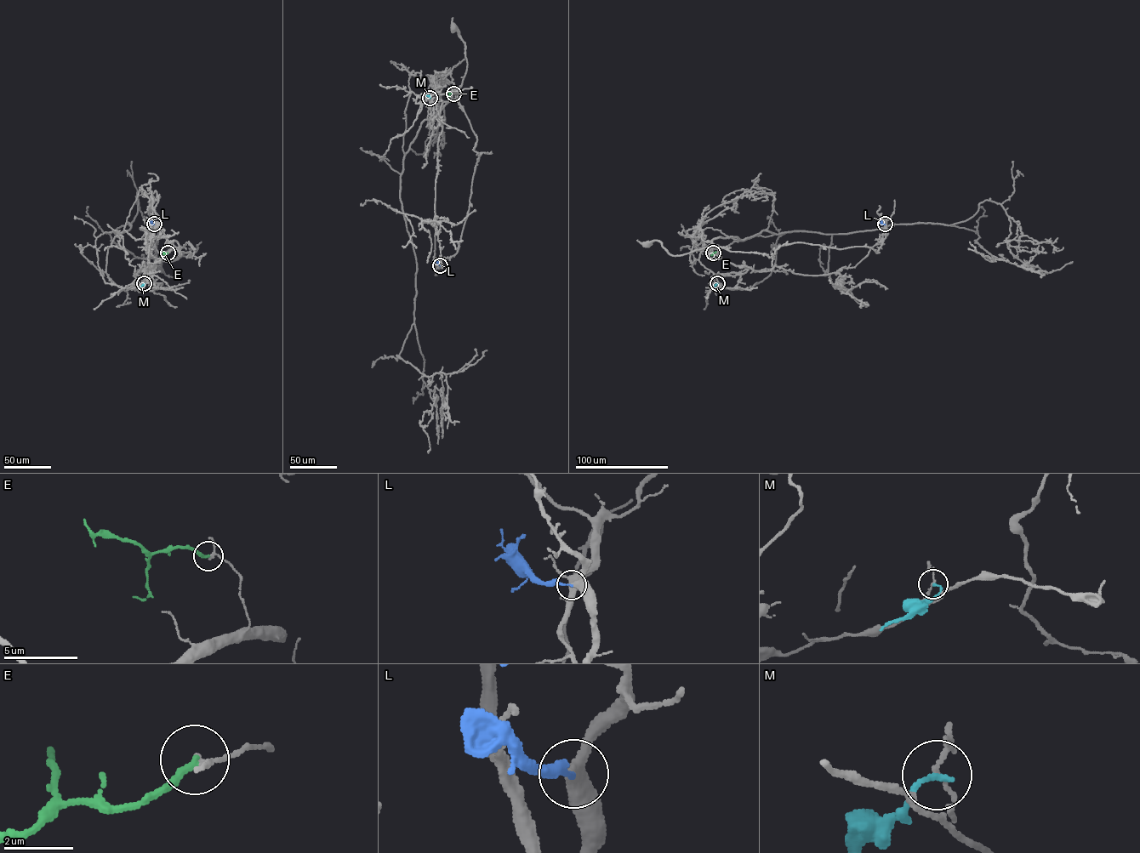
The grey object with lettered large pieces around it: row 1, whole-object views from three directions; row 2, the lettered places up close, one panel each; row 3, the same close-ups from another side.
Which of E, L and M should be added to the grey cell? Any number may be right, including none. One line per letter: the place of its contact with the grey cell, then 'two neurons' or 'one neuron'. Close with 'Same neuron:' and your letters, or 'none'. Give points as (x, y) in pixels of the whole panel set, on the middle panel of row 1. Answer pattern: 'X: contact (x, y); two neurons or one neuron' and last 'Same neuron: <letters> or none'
E: contact (453, 93); two neurons
L: contact (440, 265); one neuron
M: contact (430, 98); two neurons
Same neuron: L

